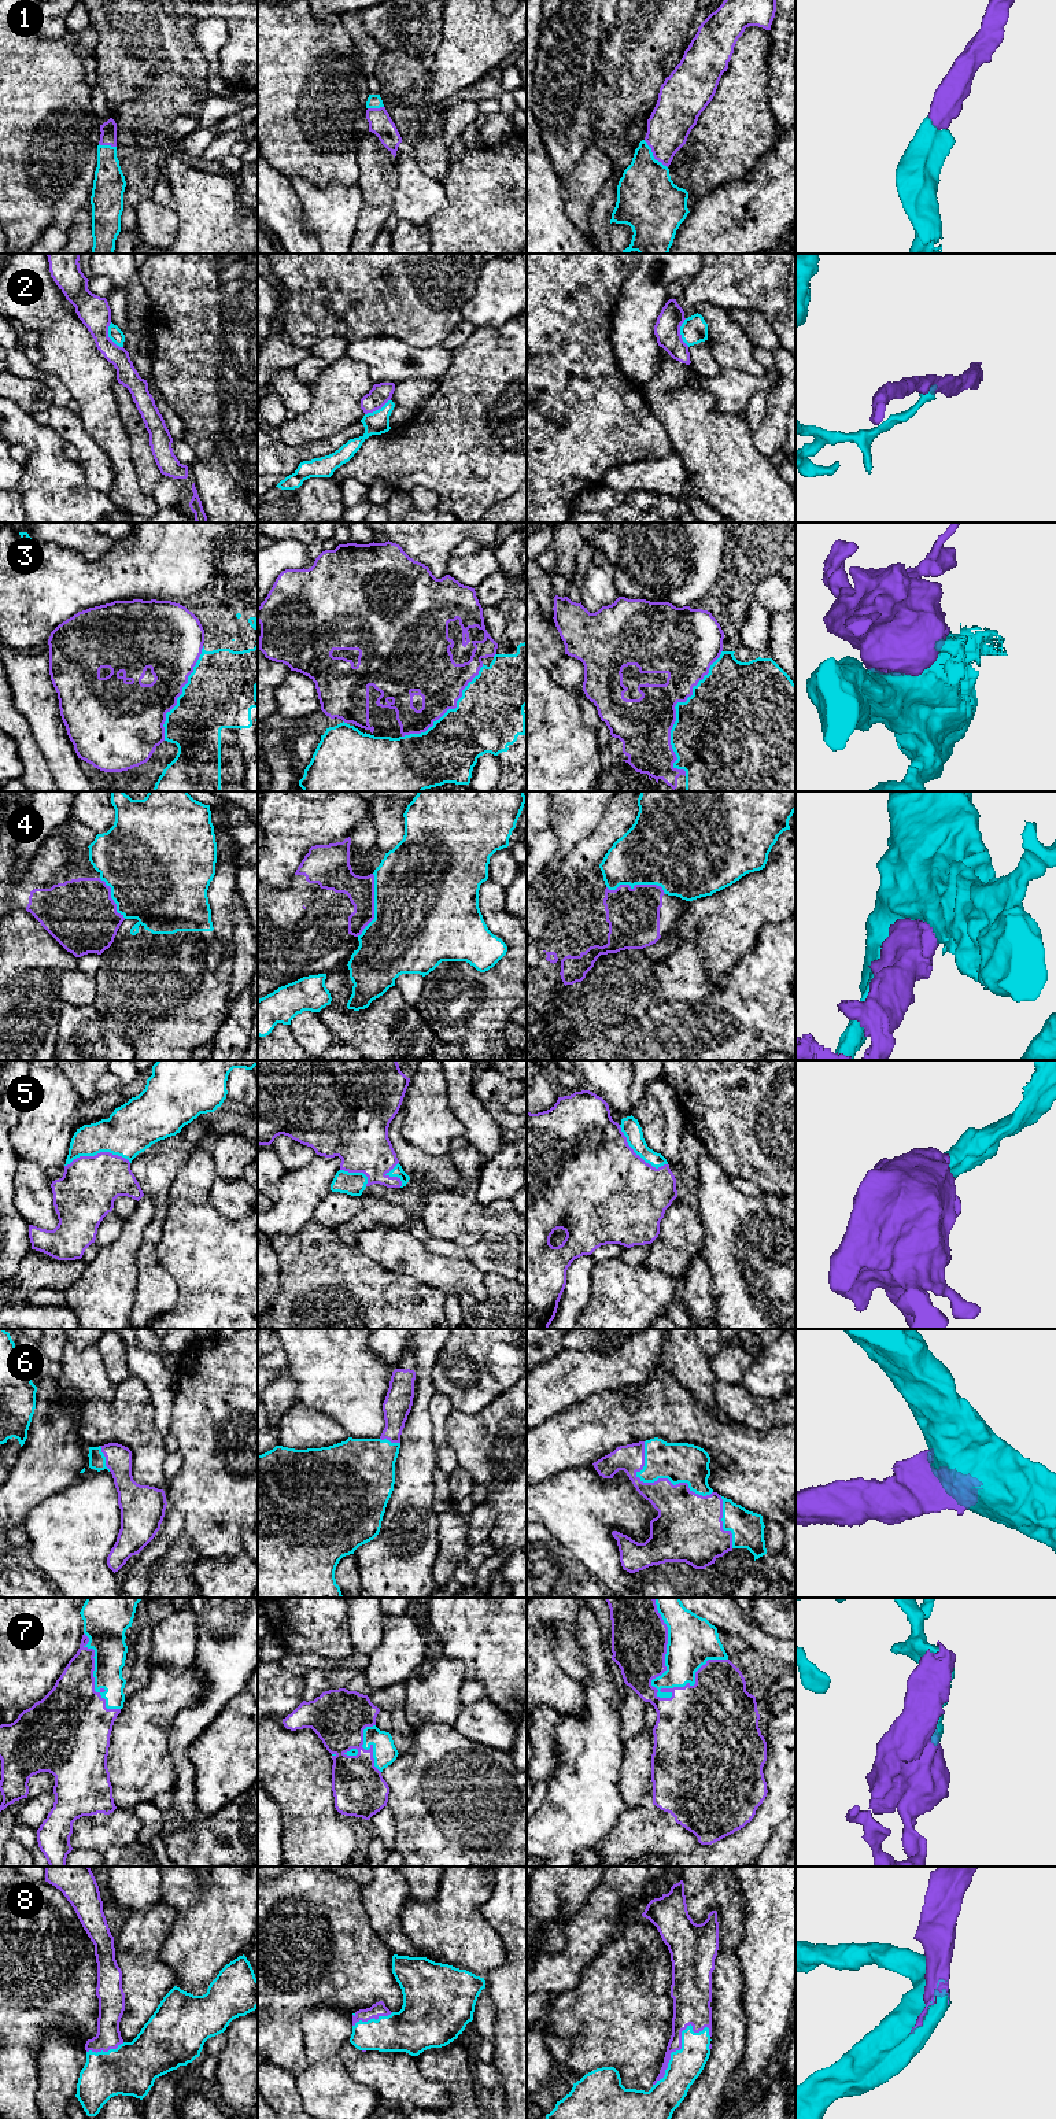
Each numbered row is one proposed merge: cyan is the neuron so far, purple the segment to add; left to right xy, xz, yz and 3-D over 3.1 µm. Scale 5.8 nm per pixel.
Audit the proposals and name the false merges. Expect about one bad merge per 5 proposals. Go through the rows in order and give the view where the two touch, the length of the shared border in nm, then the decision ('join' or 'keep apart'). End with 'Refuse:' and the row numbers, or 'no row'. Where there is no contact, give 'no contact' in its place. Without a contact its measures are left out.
1: meets cyan in yz; contact 220 nm long; join
2: meets cyan in xy; contact 170 nm long; keep apart
3: meets cyan in yz; contact 750 nm long; keep apart
4: meets cyan in yz; contact 360 nm long; keep apart
5: meets cyan in xy; contact 400 nm long; join
6: meets cyan in yz; contact 500 nm long; join
7: meets cyan in yz; contact 600 nm long; join
8: meets cyan in yz; contact 480 nm long; join
Refuse: 2, 3, 4

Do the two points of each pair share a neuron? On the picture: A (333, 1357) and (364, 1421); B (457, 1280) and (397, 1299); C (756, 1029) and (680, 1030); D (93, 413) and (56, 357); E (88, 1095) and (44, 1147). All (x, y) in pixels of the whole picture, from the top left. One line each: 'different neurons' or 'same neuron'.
A: same neuron
B: different neurons
C: same neuron
D: same neuron
E: different neurons

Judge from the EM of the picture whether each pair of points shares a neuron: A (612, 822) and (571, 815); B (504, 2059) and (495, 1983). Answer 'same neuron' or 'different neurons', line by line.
A: different neurons
B: same neuron

